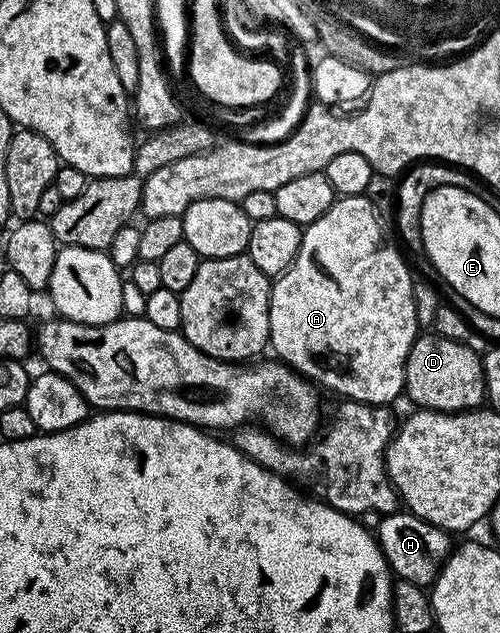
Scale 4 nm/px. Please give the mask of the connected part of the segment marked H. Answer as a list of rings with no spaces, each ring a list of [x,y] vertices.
[[[408,511],[386,513],[378,521],[381,522],[375,528],[377,546],[383,551],[394,578],[422,587],[432,586],[438,571],[450,555],[450,534]]]

